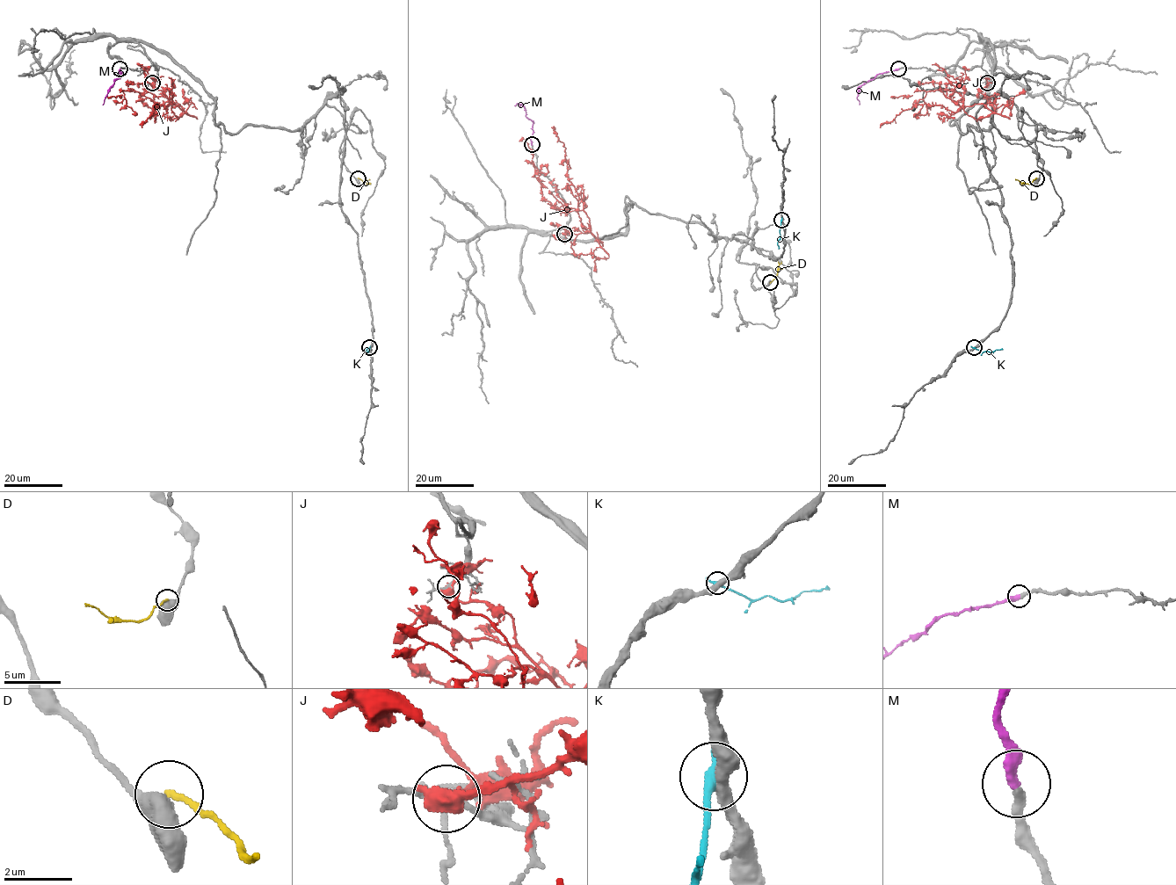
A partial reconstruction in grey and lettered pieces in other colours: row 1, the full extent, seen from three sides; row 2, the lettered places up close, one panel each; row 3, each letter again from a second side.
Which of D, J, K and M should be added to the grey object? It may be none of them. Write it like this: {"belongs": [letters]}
{"belongs": ["M"]}

